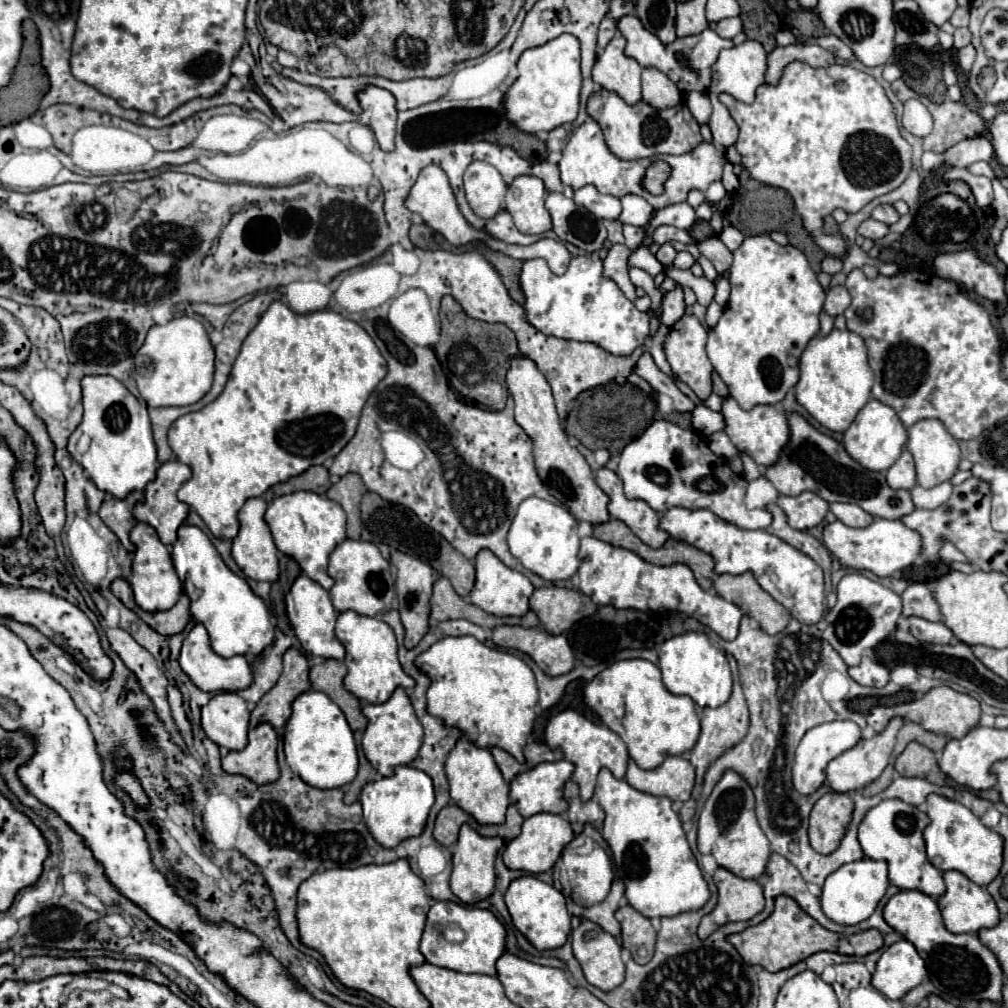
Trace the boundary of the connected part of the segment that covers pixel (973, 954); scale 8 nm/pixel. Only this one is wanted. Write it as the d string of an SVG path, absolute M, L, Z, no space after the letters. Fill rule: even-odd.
M899 891L887 901L883 919L917 947L917 953L921 959L925 959L931 983L941 993L947 993L953 999L989 999L1001 1003L1003 971L993 951L989 951L975 933L955 935L947 931L941 919L941 911L929 895L919 891Z

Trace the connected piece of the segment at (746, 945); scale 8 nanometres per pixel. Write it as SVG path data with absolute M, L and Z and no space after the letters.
M785 895L777 897L775 911L763 923L747 927L741 933L733 933L727 939L729 943L733 943L733 947L737 947L737 953L745 959L745 963L761 965L771 973L787 969L819 951L835 951L843 955L867 955L883 947L883 935L879 931L867 929L849 937L831 933L825 927L821 927L813 917L805 915L805 911L801 911L801 907L797 907L797 903L793 903L793 899Z

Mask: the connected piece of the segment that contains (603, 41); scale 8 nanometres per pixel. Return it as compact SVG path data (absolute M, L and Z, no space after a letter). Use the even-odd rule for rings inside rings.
M605 17L603 21L601 21L601 27L599 27L599 41L597 41L597 51L601 53L603 49L605 49L605 45L615 37L619 33L619 29L617 29L617 21L615 19L609 19L609 17Z

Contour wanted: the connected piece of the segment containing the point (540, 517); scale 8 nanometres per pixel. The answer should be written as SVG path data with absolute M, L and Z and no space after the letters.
M527 497L511 523L507 545L511 555L515 555L523 567L537 573L547 581L571 579L579 569L581 561L577 557L579 551L579 535L577 535L577 519L561 505L549 503L539 497Z

